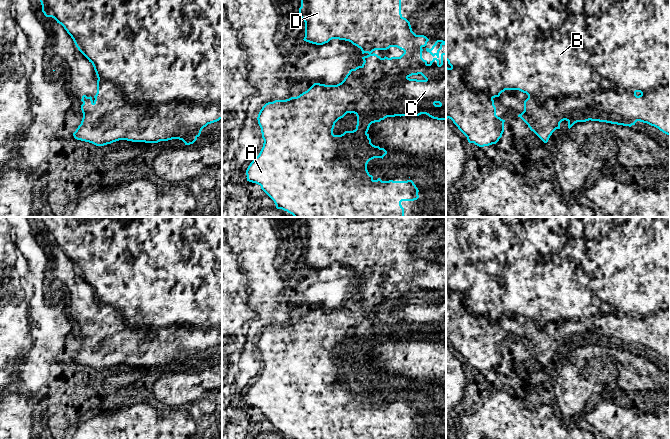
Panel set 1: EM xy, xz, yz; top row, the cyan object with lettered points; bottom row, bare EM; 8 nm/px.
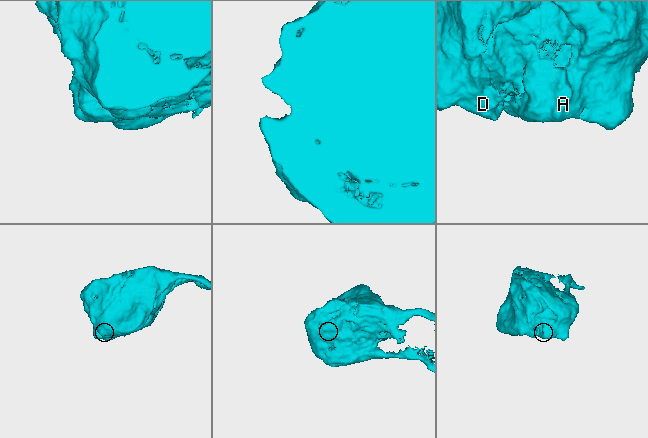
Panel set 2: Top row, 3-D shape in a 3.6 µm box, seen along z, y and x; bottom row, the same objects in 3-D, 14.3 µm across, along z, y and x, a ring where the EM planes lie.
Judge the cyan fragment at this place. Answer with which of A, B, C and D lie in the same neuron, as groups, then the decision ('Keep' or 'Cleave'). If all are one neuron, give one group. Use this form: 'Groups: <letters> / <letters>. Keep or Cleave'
Groups: A B C D. Keep

